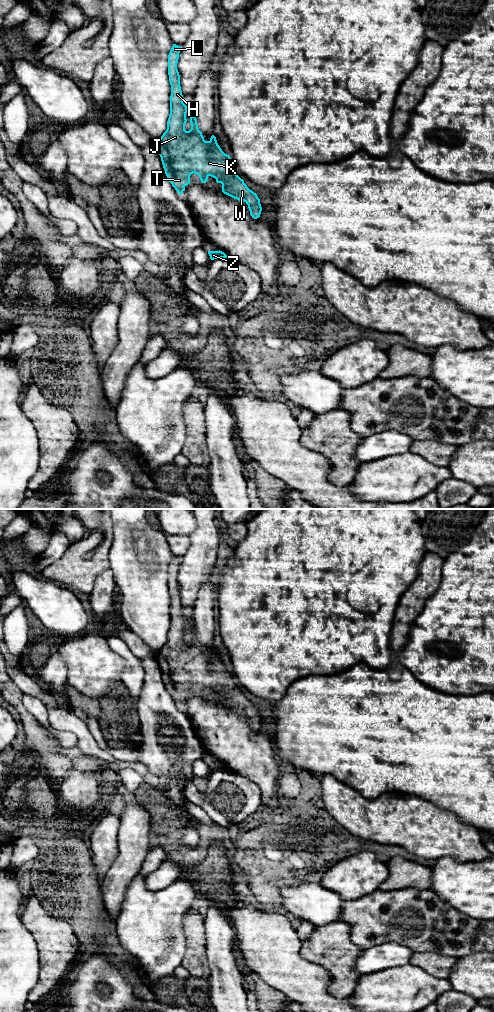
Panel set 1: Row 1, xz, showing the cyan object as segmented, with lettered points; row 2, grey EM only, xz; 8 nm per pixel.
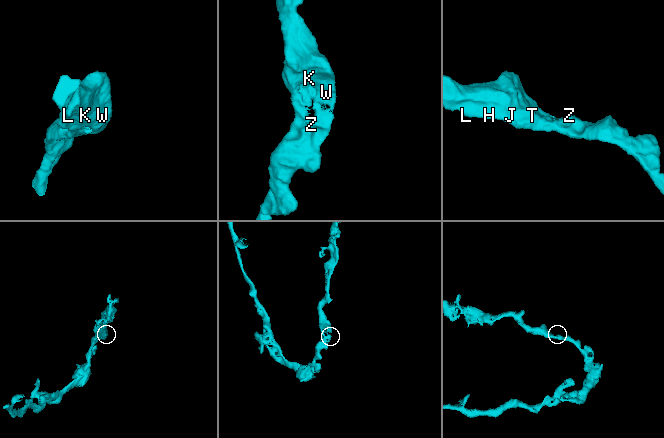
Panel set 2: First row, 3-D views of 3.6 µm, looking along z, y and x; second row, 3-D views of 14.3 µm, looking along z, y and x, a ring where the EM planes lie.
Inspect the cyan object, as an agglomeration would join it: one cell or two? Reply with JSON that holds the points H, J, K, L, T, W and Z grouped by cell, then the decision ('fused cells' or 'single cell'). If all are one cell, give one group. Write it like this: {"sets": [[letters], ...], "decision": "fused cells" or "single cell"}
{"sets": [["H", "J", "K", "L", "T", "W", "Z"]], "decision": "single cell"}

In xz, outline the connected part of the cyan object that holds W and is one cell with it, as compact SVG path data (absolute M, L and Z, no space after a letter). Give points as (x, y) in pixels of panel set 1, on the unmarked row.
M173 556L168 567L168 587L171 597L170 626L167 633L167 641L156 655L167 691L175 702L182 707L185 699L190 695L191 686L197 686L202 695L206 695L208 689L211 688L216 691L217 695L222 696L222 704L224 706L239 713L244 713L248 717L252 730L257 731L262 723L260 711L256 705L247 699L244 692L237 687L232 671L222 663L216 649L212 647L209 653L204 652L202 644L198 640L193 619L190 623L191 641L189 643L185 642L188 621L183 615L180 587L177 581L180 562L180 558Z

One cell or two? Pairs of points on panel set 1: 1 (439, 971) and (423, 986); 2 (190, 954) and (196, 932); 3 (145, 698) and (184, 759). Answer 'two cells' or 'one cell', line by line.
1: two cells
2: one cell
3: one cell

